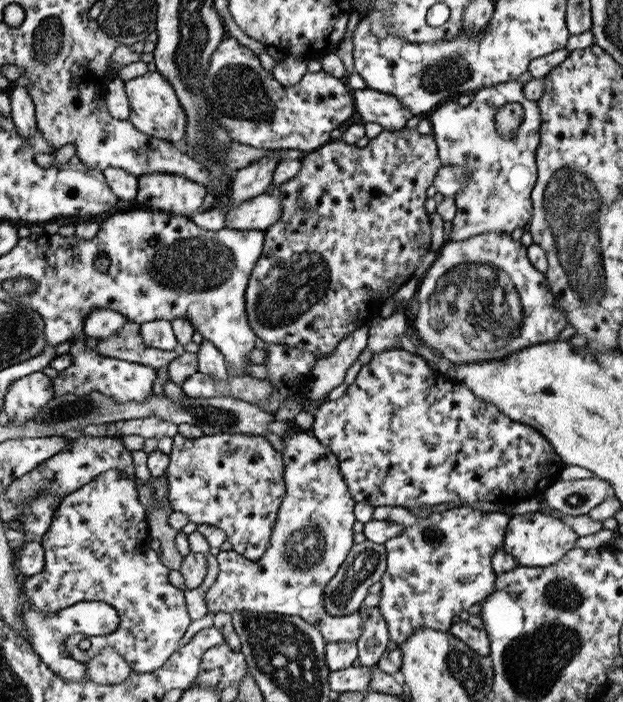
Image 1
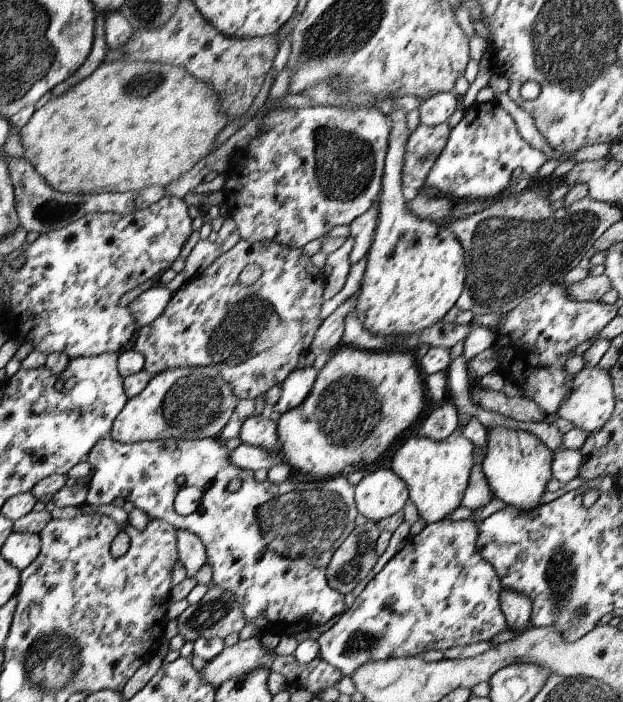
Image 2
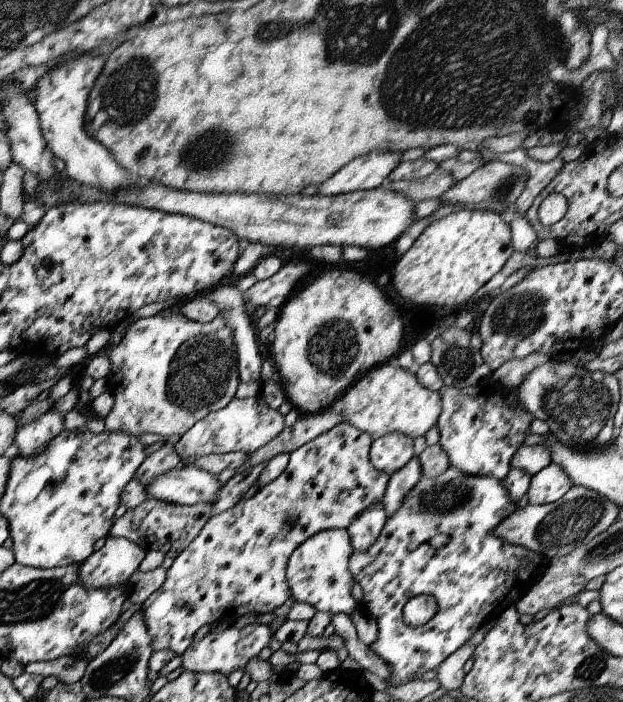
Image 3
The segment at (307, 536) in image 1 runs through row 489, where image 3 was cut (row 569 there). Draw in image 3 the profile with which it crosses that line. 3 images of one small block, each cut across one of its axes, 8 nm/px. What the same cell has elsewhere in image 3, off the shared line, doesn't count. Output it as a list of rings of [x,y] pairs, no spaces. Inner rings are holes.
[[[328,529],[313,534],[293,550],[289,556],[285,576],[295,602],[306,602],[317,611],[344,613],[352,616],[356,602],[352,597],[354,578],[350,574],[349,562],[353,553],[347,529]]]

